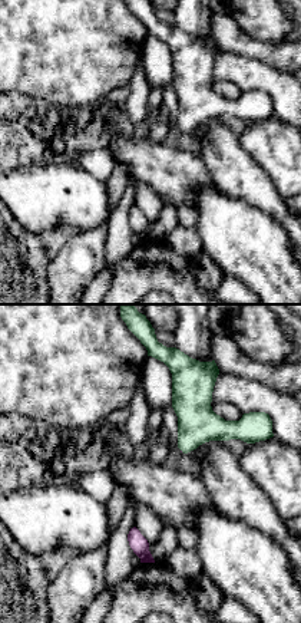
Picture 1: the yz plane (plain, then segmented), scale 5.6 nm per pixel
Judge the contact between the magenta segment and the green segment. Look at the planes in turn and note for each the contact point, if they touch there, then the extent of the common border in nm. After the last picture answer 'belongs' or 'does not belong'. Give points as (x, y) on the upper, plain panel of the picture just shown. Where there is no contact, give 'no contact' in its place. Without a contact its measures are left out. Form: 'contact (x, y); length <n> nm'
no contact

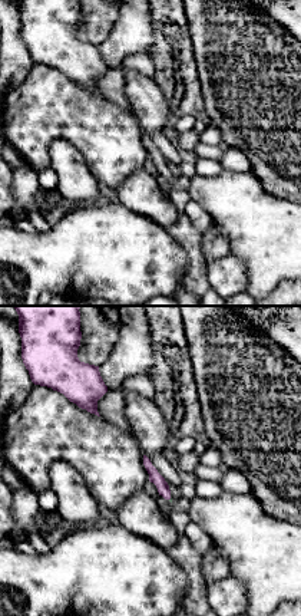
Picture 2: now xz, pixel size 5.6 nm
no contact

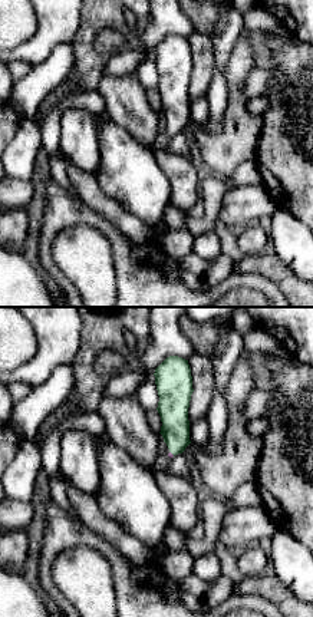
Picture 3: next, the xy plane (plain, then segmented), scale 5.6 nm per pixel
contact (171, 132); length 40 nm

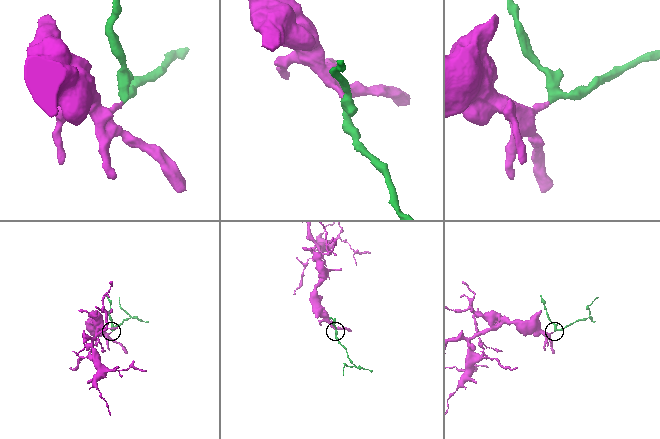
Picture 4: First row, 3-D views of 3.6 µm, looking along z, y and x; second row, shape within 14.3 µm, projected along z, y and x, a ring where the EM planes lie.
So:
belongs

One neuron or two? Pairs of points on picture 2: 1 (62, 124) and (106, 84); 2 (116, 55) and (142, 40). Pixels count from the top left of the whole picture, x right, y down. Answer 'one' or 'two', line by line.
1: two
2: one

